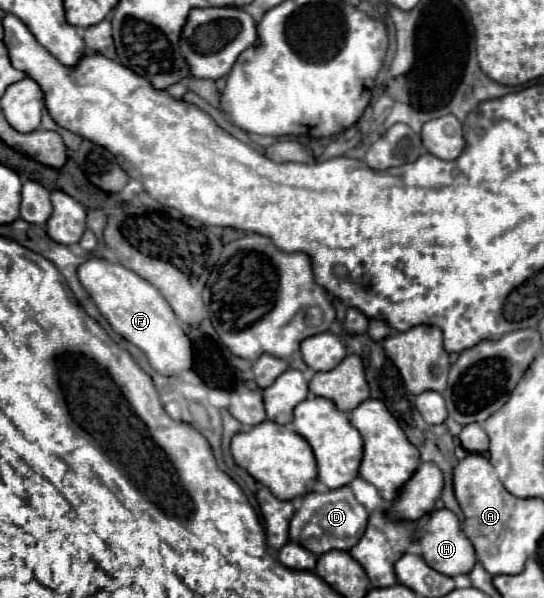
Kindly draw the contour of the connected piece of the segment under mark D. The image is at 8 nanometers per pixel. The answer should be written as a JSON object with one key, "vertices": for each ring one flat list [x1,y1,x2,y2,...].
{"vertices":[[349,485,327,491,327,493,309,493,303,497,303,505,295,511,289,527,289,537,293,543,313,551,315,555,323,555,327,551,339,549,349,551,365,533,367,527,367,511,355,499]]}

